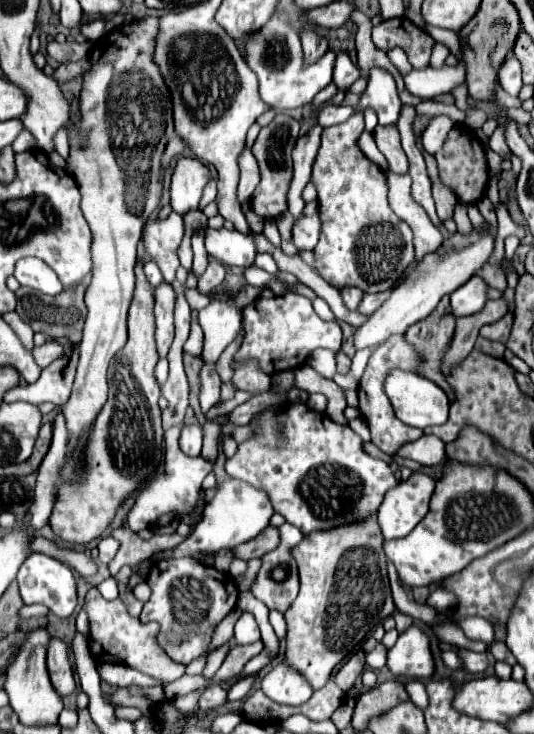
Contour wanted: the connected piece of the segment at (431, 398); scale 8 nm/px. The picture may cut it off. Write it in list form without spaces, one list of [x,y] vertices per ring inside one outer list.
[[[395,370],[387,376],[385,382],[385,392],[393,404],[395,416],[405,422],[407,426],[413,428],[427,428],[427,426],[441,426],[447,422],[449,416],[449,398],[445,394],[445,390],[441,390],[441,386],[435,386],[433,380],[415,374],[415,372],[403,372],[403,370]]]

